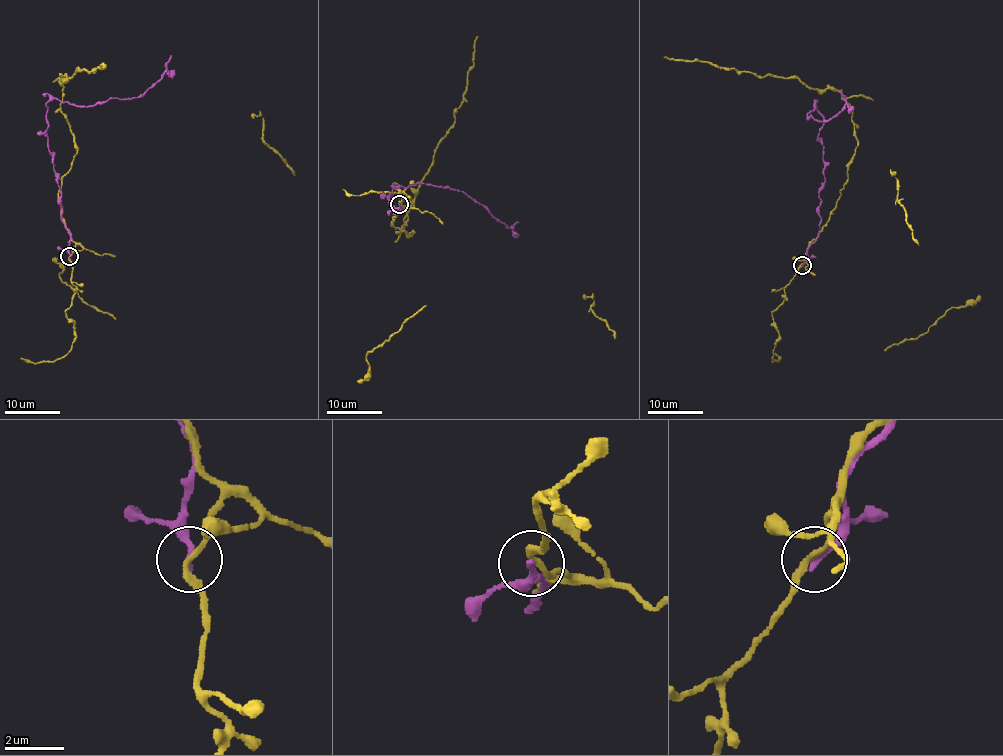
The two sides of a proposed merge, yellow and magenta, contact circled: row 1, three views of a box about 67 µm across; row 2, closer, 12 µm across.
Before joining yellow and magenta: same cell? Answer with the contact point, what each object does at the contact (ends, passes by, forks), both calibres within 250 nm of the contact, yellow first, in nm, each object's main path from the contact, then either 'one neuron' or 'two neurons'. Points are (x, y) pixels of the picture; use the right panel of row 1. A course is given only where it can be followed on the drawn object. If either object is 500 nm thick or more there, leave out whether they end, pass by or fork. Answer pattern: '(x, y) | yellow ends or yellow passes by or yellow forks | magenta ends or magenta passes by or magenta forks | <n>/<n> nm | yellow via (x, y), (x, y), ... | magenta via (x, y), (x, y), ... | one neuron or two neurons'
(802, 265) | yellow passes by | magenta ends | 200/220 nm | yellow via (801, 265), (835, 206), (857, 146), (853, 107), (840, 92), (811, 88), (795, 77), (758, 76), (664, 56) | magenta via (801, 265), (817, 238), (824, 181), (824, 117), (814, 106), (807, 120), (829, 120), (846, 104), (841, 89) | two neurons

